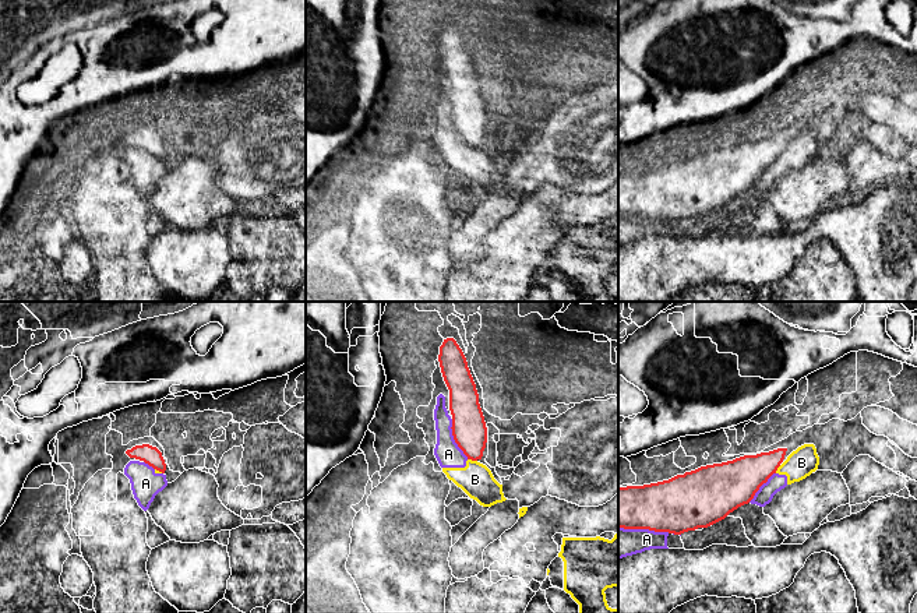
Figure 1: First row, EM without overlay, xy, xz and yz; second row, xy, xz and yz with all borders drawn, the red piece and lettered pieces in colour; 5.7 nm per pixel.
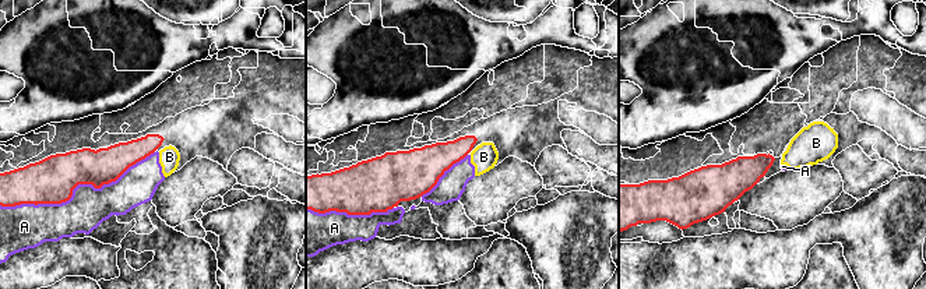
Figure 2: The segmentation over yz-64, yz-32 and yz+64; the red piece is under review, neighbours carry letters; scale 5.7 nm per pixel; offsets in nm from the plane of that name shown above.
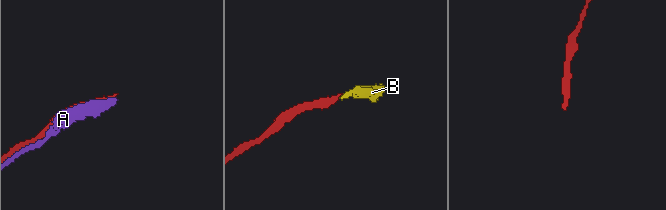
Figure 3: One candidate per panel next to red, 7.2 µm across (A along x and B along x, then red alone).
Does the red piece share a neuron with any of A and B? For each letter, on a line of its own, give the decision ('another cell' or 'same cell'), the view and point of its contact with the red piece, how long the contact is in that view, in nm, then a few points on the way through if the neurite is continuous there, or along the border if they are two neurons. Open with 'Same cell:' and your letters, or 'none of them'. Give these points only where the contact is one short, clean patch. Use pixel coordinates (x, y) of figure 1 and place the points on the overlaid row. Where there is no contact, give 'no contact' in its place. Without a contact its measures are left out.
Same cell: none of them
A: another cell; contact yz (644, 528); length 300 nm
B: another cell; contact xz (472, 460); length 60 nm; border xz (468, 458), (476, 461)

